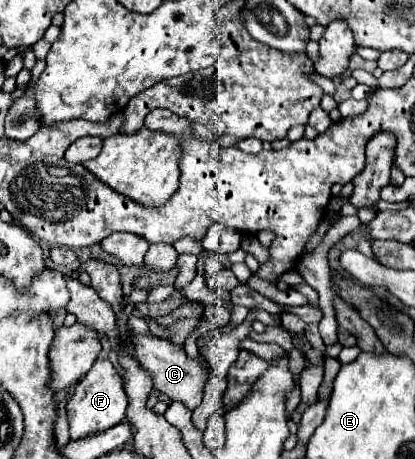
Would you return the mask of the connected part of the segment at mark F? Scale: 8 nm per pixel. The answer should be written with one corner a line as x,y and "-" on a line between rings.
96,360
84,380
78,384
74,398
68,402
68,424
70,424
70,438
78,440
88,434
112,428
124,420
124,412
128,406
128,396
122,386
122,376
116,372
110,360

